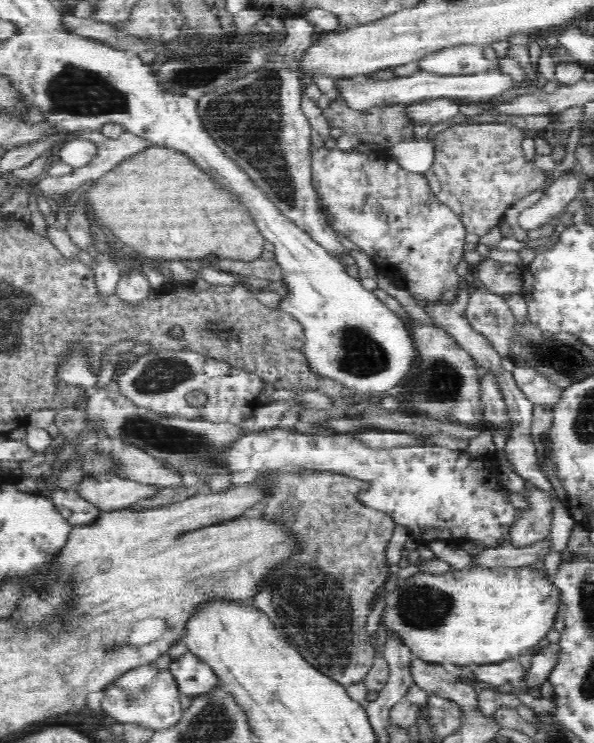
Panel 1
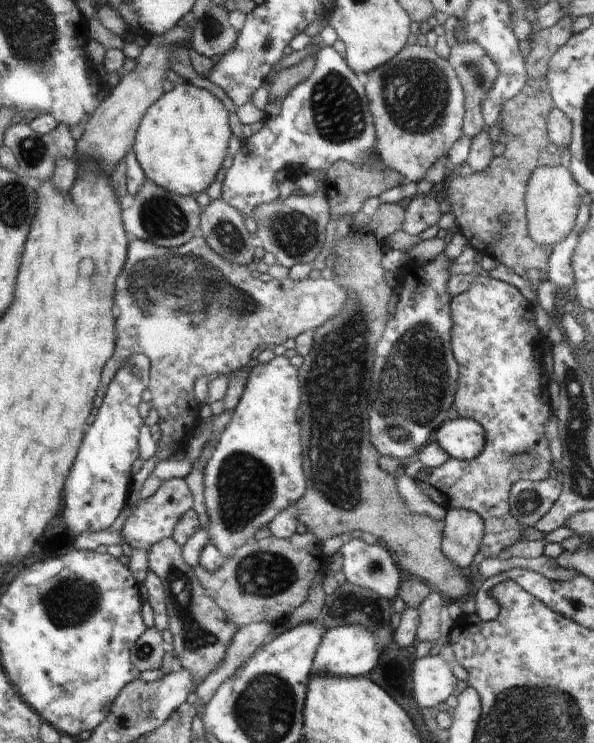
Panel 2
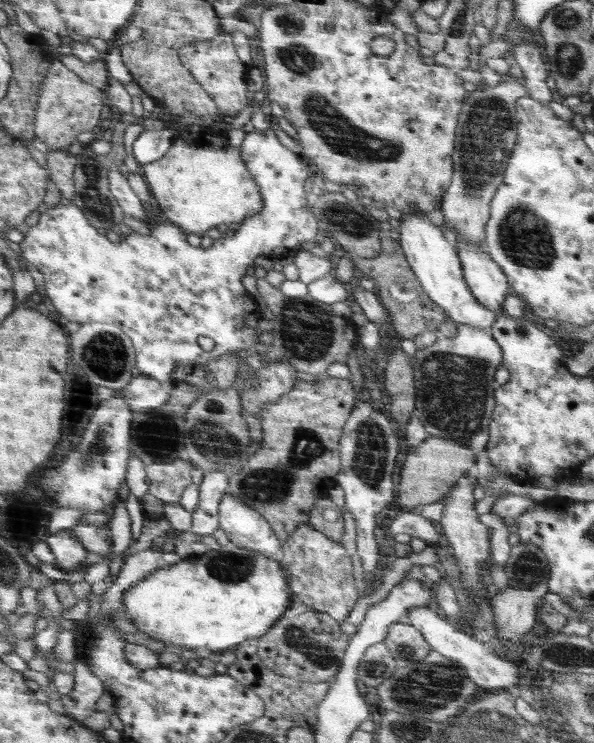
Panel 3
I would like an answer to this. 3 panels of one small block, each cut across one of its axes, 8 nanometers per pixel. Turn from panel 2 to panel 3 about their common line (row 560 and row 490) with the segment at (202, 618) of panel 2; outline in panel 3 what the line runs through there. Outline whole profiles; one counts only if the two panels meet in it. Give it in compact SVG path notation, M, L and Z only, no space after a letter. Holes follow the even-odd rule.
M181 459L145 465L148 492L164 503L178 503L183 490L192 483L190 472L195 467L190 461Z

